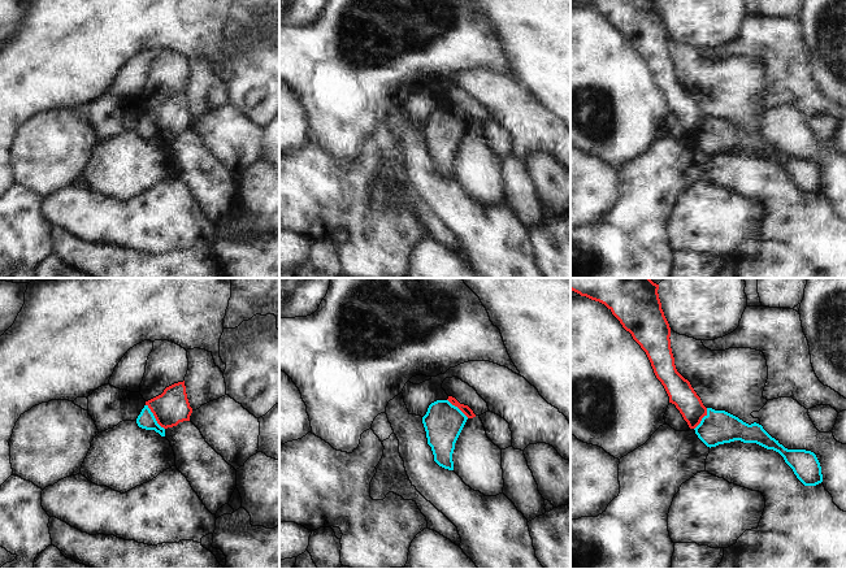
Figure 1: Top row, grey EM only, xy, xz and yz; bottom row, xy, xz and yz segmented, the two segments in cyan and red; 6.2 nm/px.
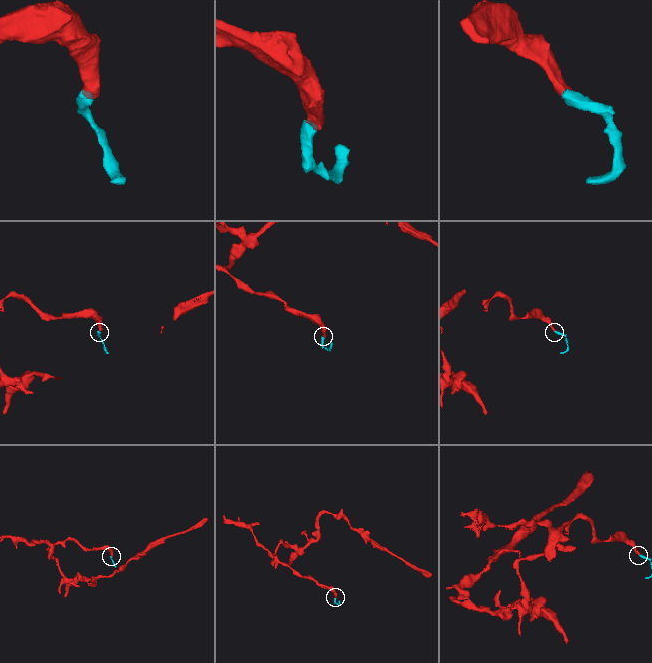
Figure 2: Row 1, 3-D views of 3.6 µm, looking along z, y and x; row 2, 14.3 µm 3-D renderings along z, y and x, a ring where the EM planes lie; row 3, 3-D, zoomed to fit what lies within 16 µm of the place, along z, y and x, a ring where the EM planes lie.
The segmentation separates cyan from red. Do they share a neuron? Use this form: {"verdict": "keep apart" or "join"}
{"verdict": "join"}

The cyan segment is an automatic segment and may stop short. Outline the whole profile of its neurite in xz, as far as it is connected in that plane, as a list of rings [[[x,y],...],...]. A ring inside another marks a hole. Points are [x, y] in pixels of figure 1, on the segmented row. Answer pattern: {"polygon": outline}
{"polygon": [[[455,398],[437,400],[428,408],[422,417],[428,444],[431,447],[434,461],[448,470],[454,470],[452,453],[455,443],[468,418],[476,414]]]}

